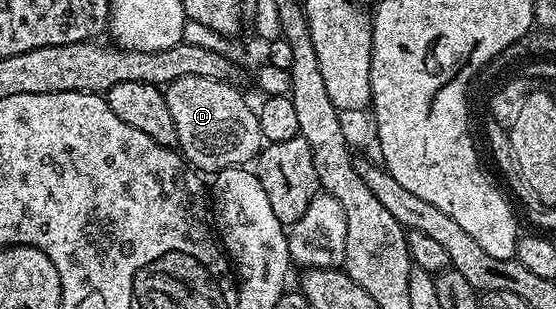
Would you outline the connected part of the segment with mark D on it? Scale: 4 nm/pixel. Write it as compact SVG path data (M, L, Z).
M181 77L165 88L169 113L177 125L177 147L184 159L200 173L218 173L227 167L242 167L258 156L265 140L261 133L259 117L254 106L243 100L243 95L230 82L213 77Z

